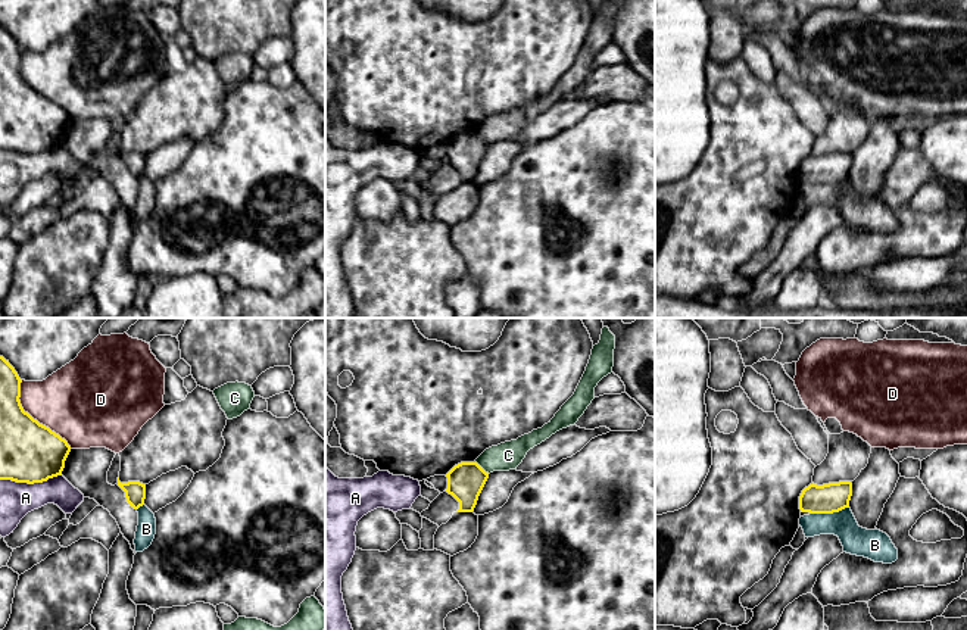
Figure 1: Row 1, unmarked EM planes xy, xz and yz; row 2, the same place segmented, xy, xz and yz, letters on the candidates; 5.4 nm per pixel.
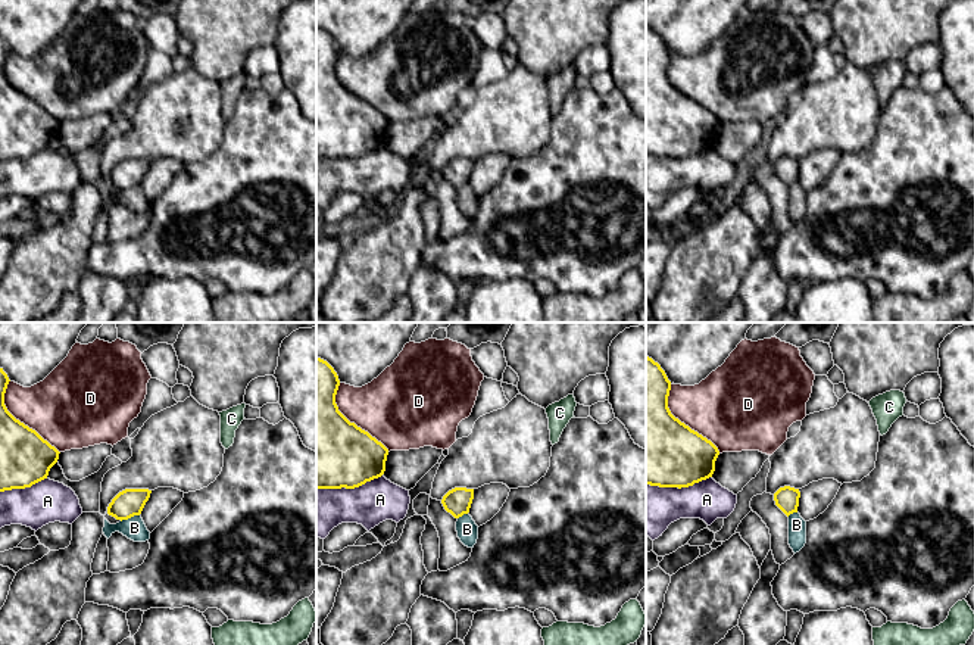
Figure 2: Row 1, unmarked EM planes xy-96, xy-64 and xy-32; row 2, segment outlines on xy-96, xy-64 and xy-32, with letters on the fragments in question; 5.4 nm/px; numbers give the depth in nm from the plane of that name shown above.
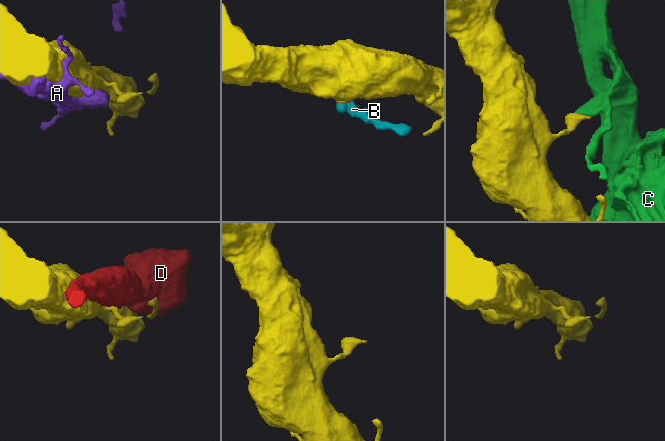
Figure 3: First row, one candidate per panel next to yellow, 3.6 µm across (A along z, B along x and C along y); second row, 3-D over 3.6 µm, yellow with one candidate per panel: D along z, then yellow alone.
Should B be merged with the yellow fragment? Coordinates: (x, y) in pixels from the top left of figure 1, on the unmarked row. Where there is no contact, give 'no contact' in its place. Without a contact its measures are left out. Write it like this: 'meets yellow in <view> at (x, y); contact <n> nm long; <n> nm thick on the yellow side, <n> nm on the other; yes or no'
meets yellow in yz at (829, 183); contact 220 nm long; 160 nm thick on the yellow side, 160 nm on the other; no

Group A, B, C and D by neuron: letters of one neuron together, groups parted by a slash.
A / B C / D

